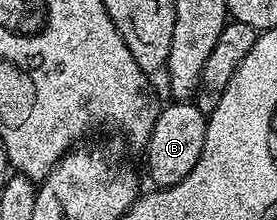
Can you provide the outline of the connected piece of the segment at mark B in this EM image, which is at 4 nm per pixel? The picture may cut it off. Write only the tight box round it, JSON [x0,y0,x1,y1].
[146,101,208,188]

